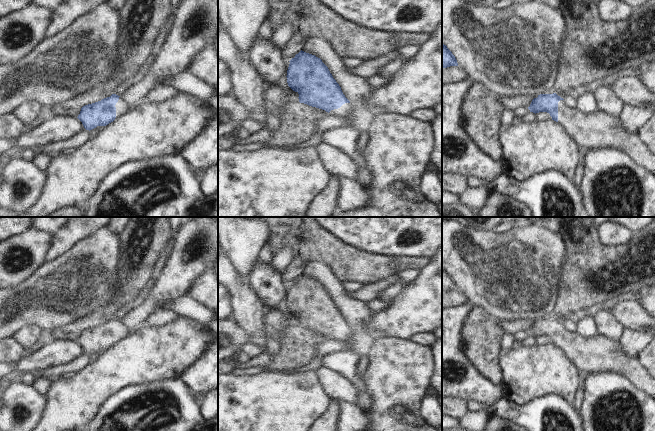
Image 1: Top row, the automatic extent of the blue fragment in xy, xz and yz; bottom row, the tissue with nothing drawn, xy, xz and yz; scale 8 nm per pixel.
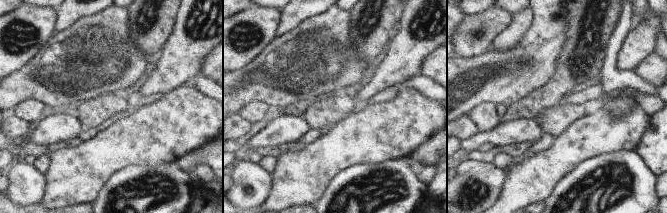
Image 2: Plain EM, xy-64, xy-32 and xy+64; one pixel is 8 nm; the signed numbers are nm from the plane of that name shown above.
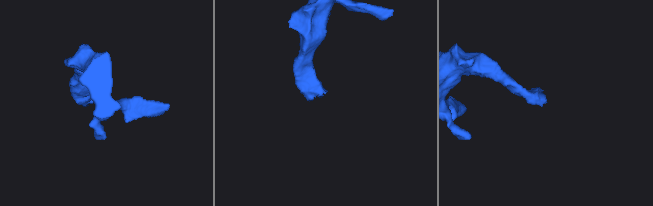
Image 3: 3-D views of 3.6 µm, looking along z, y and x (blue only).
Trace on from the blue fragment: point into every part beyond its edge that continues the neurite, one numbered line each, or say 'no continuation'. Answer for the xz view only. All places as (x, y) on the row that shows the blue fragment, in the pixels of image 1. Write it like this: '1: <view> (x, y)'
1: xz (344, 111).

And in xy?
1: xy (122, 107).

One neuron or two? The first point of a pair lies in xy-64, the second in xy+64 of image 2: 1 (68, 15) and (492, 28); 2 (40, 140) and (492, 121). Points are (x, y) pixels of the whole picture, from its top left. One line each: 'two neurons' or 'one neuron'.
1: two neurons
2: two neurons

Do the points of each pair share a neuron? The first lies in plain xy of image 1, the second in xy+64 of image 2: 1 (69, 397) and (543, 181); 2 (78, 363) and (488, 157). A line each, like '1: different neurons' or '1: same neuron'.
1: same neuron
2: same neuron

